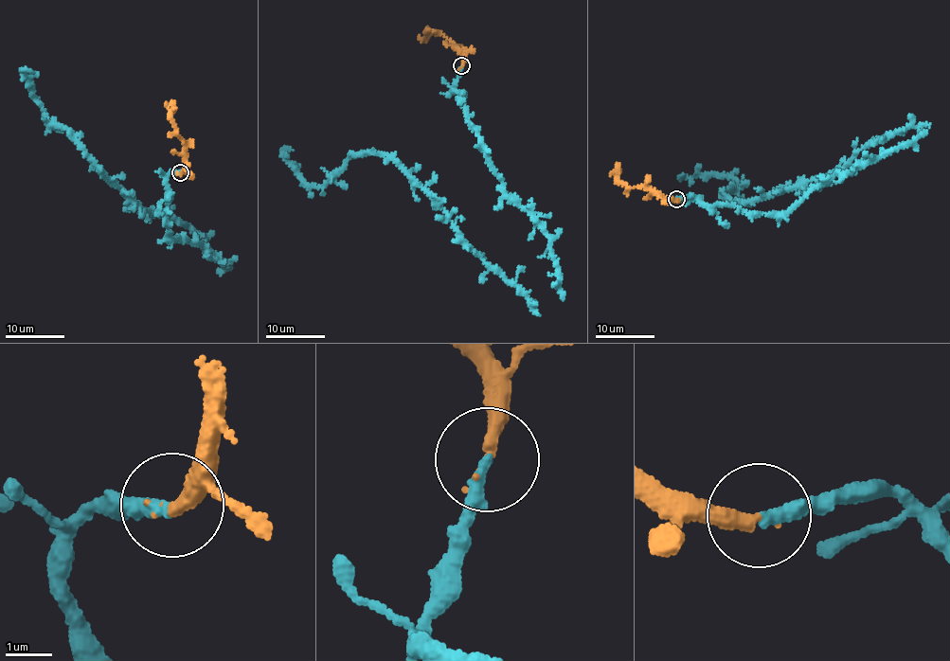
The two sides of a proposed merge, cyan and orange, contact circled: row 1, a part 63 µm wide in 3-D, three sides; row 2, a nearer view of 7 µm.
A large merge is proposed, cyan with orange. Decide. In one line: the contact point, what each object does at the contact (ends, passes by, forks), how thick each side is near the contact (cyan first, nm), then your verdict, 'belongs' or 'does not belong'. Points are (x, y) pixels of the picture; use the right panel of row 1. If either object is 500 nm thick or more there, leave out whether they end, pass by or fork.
at (676, 199); cyan ends there; orange ends there; 280 nm thick on the cyan side, 280 nm on the other; belongs

